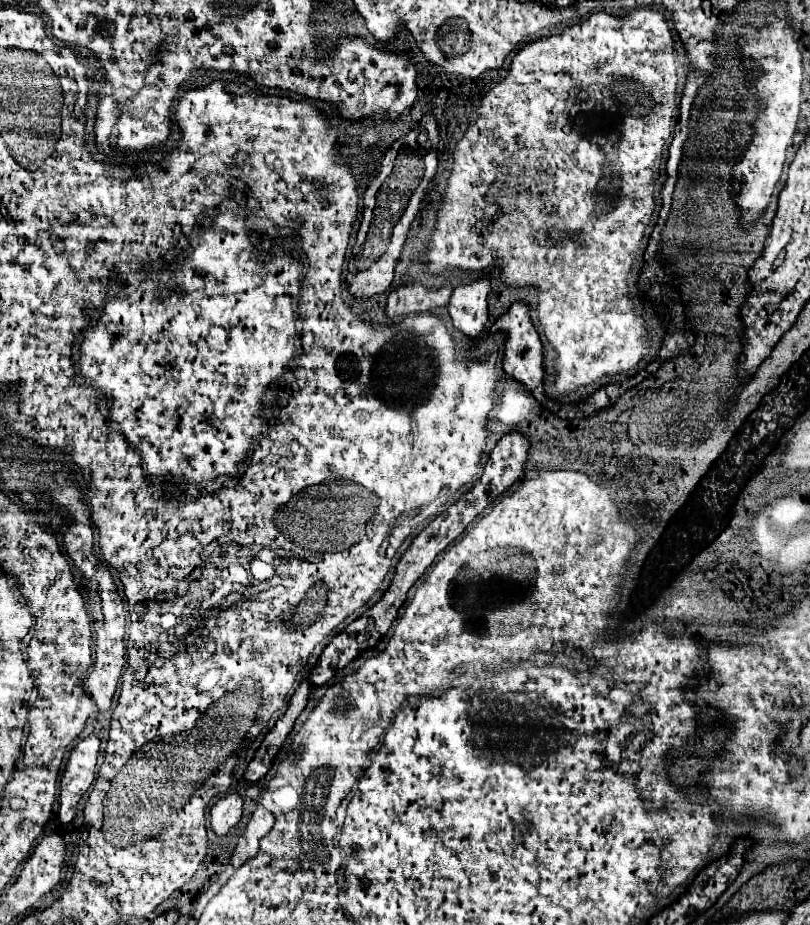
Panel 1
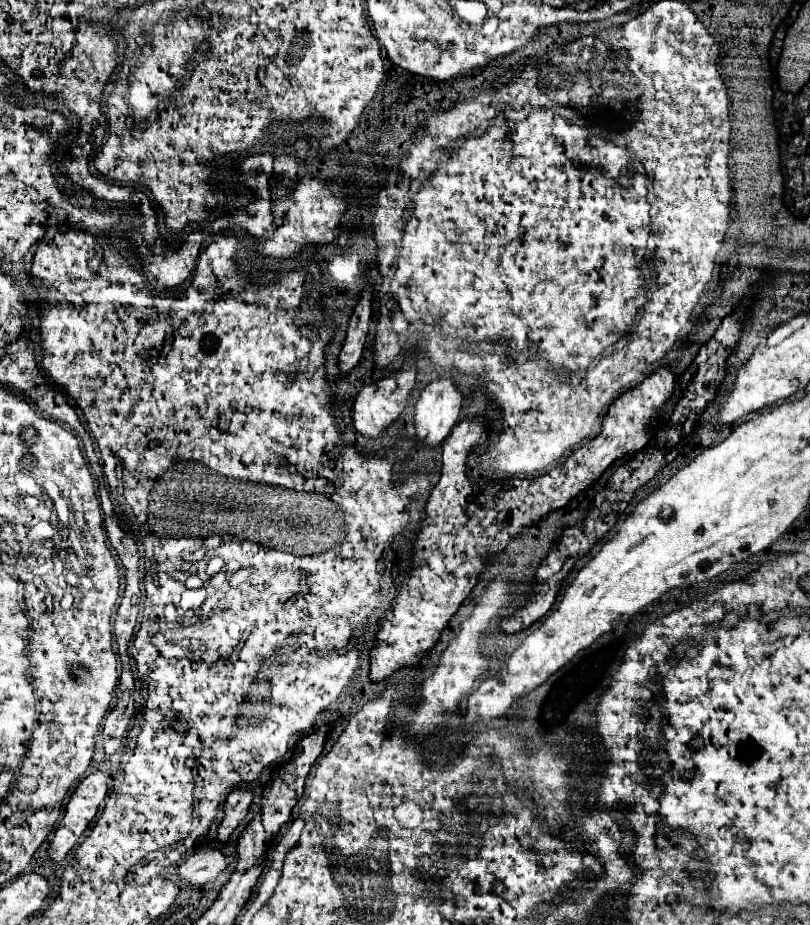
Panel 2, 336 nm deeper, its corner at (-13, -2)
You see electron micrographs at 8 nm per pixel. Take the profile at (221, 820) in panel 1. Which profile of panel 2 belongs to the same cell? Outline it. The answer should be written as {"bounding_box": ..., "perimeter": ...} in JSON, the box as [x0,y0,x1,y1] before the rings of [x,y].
{"bounding_box":[177,842,227,888],"perimeter":[[[213,842],[213,844],[203,844],[199,854],[193,854],[191,858],[187,858],[185,862],[179,864],[177,868],[177,876],[187,882],[193,888],[203,886],[209,880],[215,880],[227,866],[227,858],[221,852],[221,844]]]}

